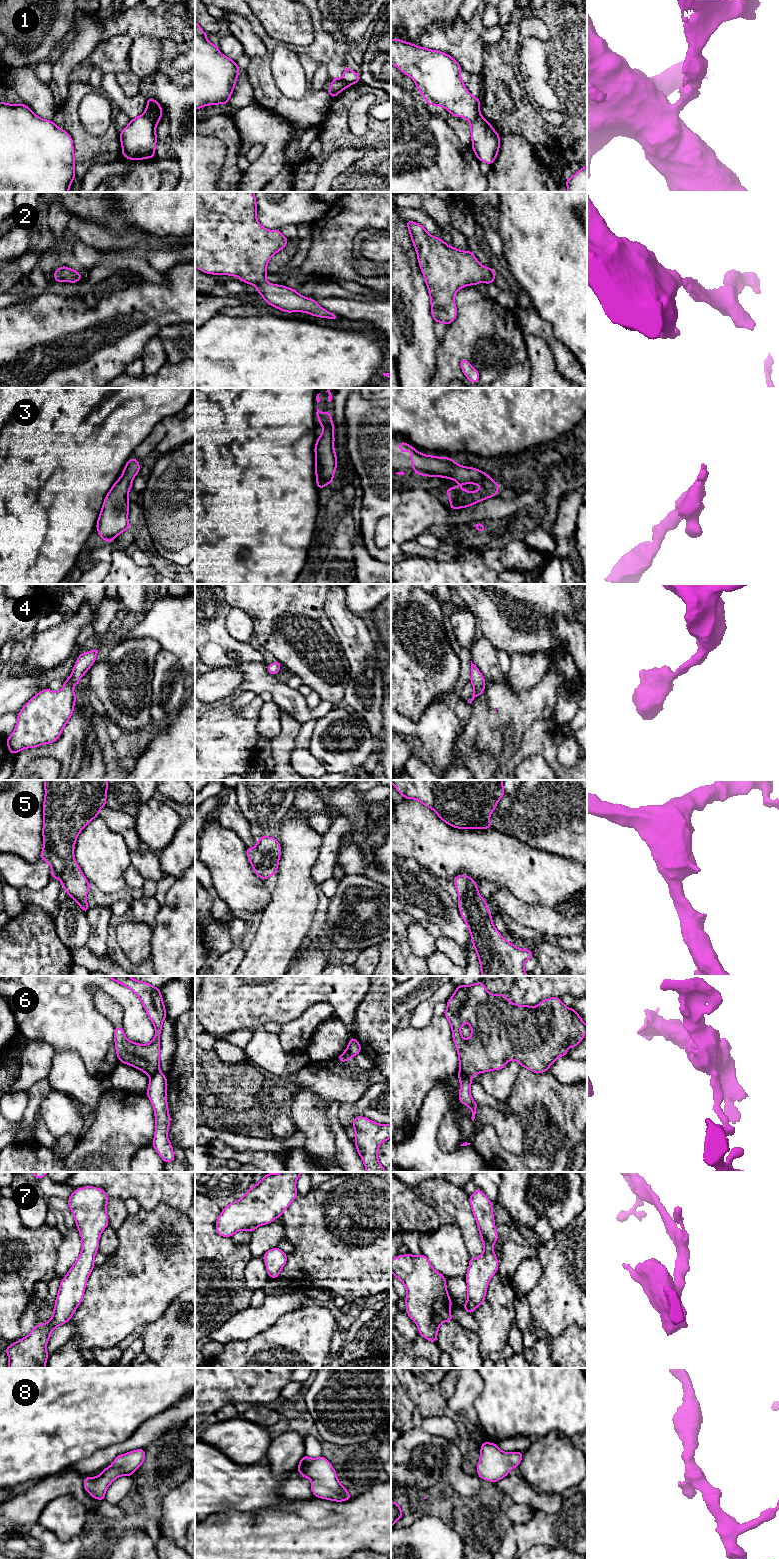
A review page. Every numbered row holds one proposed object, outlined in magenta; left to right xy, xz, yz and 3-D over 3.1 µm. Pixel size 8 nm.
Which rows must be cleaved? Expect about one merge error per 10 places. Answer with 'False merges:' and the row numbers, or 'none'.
False merges: 1, 6

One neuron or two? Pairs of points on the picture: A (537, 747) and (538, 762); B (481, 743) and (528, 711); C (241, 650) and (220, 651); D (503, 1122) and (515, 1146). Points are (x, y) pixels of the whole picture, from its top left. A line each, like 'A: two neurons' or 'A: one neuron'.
A: two neurons
B: one neuron
C: one neuron
D: one neuron

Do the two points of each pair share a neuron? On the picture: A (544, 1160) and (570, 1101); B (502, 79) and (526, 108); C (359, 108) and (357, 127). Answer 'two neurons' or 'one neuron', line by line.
A: one neuron
B: one neuron
C: one neuron

